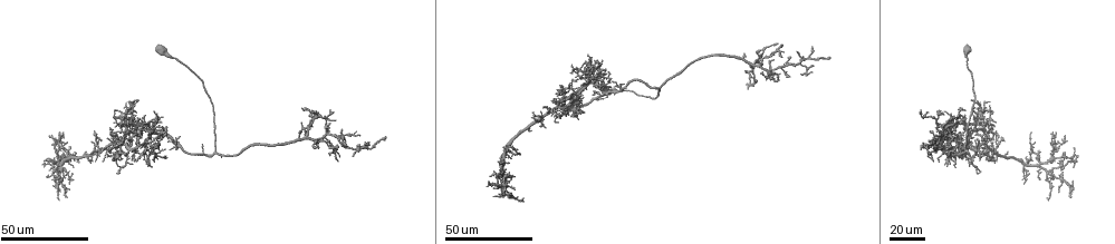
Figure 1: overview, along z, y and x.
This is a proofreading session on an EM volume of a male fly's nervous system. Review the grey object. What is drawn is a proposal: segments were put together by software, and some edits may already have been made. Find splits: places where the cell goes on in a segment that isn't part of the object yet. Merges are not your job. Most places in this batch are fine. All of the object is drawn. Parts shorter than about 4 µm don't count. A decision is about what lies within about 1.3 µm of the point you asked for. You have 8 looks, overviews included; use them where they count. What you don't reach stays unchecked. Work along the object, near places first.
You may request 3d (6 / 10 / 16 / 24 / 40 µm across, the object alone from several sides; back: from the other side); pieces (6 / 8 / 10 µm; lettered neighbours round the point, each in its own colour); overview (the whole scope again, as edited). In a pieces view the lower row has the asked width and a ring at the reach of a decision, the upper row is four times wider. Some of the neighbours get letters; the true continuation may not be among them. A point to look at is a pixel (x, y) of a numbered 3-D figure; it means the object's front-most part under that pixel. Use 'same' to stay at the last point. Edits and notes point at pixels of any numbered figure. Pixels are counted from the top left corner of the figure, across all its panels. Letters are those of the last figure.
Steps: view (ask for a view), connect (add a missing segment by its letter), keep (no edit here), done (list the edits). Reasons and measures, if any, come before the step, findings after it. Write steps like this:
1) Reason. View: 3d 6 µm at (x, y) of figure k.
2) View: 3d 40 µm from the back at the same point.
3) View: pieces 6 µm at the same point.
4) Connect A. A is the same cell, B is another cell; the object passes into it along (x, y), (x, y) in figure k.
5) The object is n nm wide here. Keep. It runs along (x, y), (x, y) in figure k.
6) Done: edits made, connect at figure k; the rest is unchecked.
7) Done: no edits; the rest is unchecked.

View: 3d 40 µm at (746, 87) of figure 1.

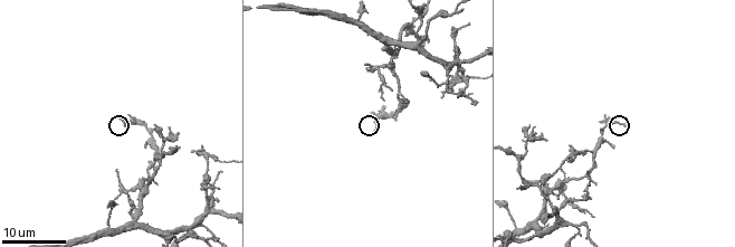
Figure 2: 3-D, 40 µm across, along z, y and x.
View: 3d 10 µm at (122, 125) of figure 2.

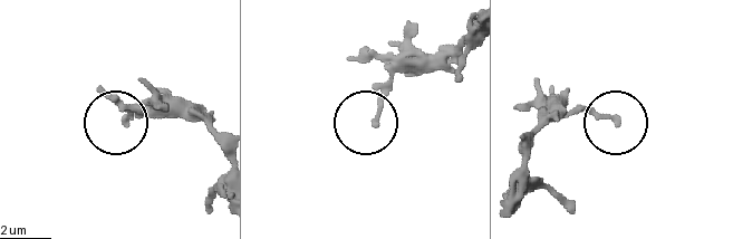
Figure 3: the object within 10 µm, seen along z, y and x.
View: pieces 10 µm at (374, 123) of figure 3.

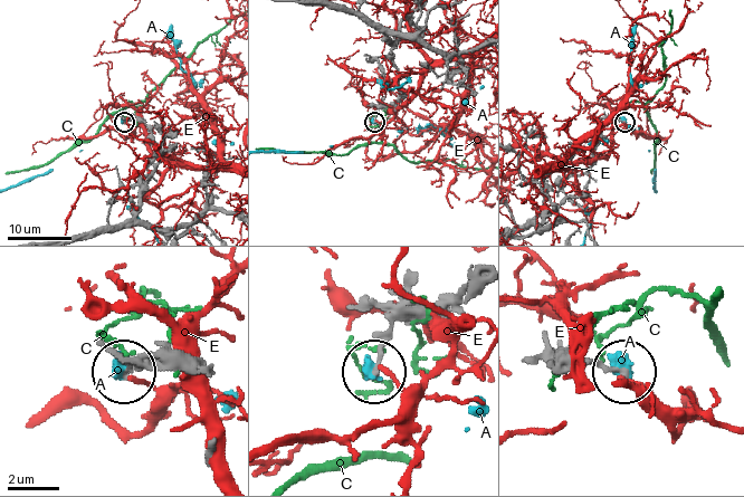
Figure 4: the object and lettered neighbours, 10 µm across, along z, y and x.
Keep. A, C and E are other cells; none of them fits.

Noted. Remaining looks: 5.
Branch stops here. View: 3d 24 µm at (396, 118) of figure 2.

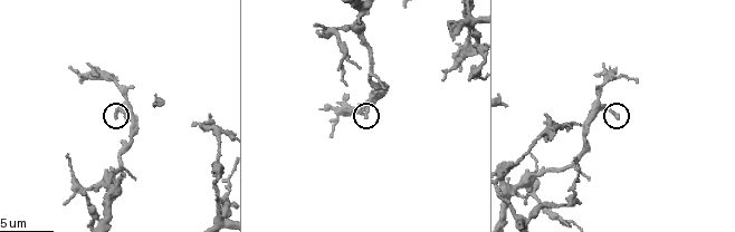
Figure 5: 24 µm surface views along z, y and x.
View: pieces 8 µm at (619, 119) of figure 5.

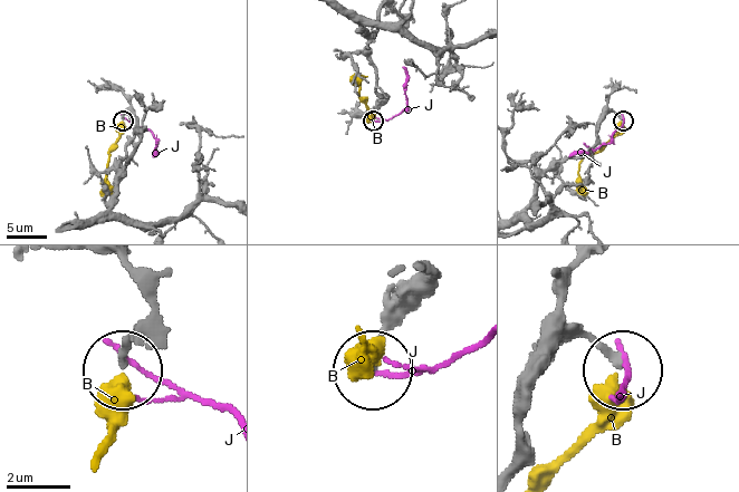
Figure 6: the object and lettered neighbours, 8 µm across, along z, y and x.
Keep. B and J are other cells; none of them fits.

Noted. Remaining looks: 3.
View: 3d 24 µm at (760, 49) of figure 1.

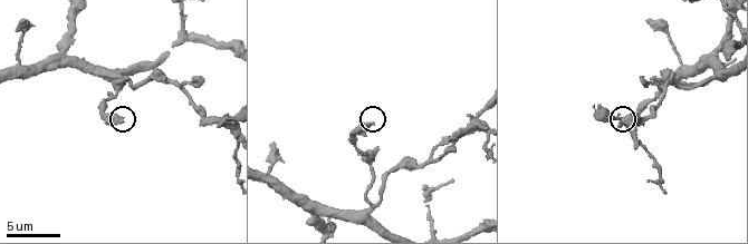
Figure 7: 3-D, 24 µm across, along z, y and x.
What lies round it. View: pieces 10 µm at (124, 123) of figure 7.

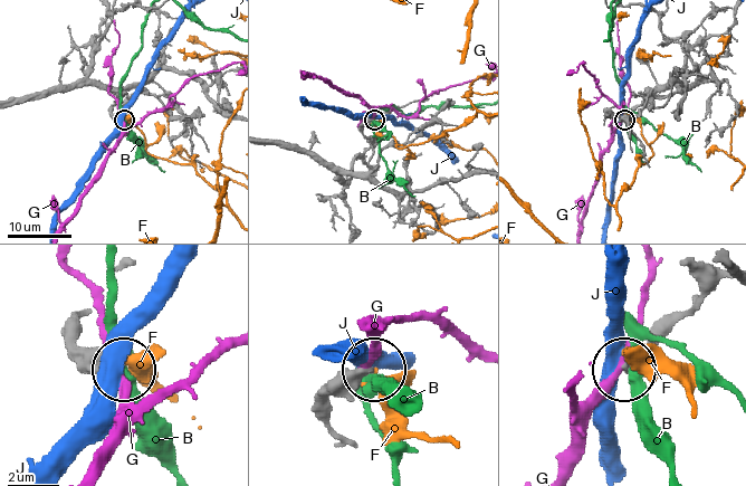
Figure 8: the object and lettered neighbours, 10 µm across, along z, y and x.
Keep. B, F, G and J are other cells; no lettered segment goes on from it.

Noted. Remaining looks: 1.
Done: no edits; the rest is unchecked.

